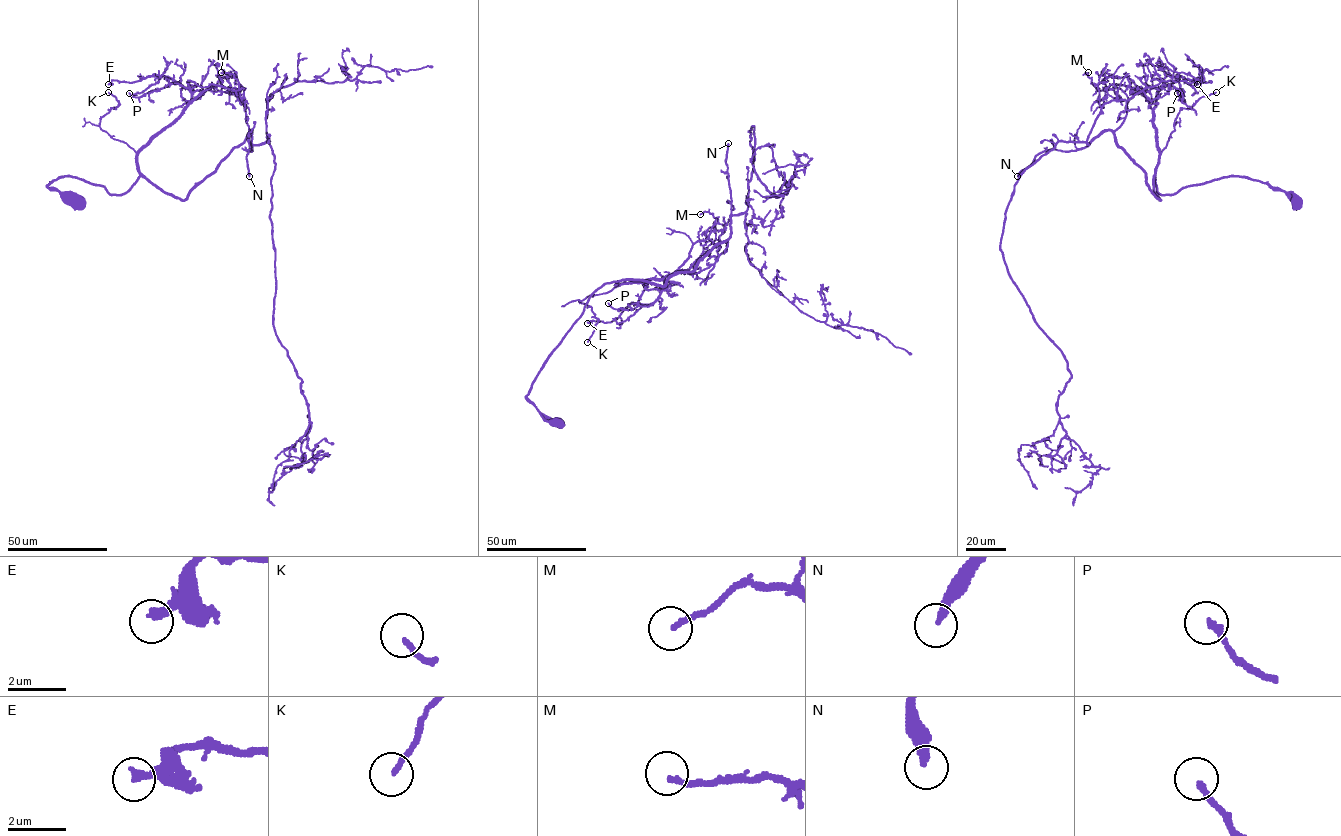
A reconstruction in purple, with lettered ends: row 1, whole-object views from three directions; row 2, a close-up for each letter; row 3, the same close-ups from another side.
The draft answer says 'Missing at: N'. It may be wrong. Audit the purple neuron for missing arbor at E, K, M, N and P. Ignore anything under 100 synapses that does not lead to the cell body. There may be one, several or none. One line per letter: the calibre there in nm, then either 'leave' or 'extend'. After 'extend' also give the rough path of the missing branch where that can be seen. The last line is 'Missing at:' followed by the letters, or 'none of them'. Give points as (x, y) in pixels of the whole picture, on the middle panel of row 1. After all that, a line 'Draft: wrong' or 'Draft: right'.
E: 320 nm thick; leave
K: 180 nm thick; leave
M: 180 nm thick; leave
N: 300 nm thick; extend; missing branch runs (728, 143), (727, 126), (726, 163), (712, 184), (698, 183), (697, 205), (713, 217), (730, 216), (725, 191)
P: 240 nm thick; leave
Missing at: N
Draft: right

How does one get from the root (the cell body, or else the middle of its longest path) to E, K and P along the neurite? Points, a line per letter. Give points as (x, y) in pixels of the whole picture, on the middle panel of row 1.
E: (555, 422), (526, 395), (589, 298), (614, 281), (670, 282), (649, 304), (630, 304), (610, 322), (587, 323)
K: (555, 422), (527, 398), (532, 383), (589, 298), (619, 281), (578, 300), (597, 320), (587, 342)
P: (555, 422), (526, 395), (589, 298), (614, 281), (670, 282), (648, 306), (625, 310), (608, 303)

